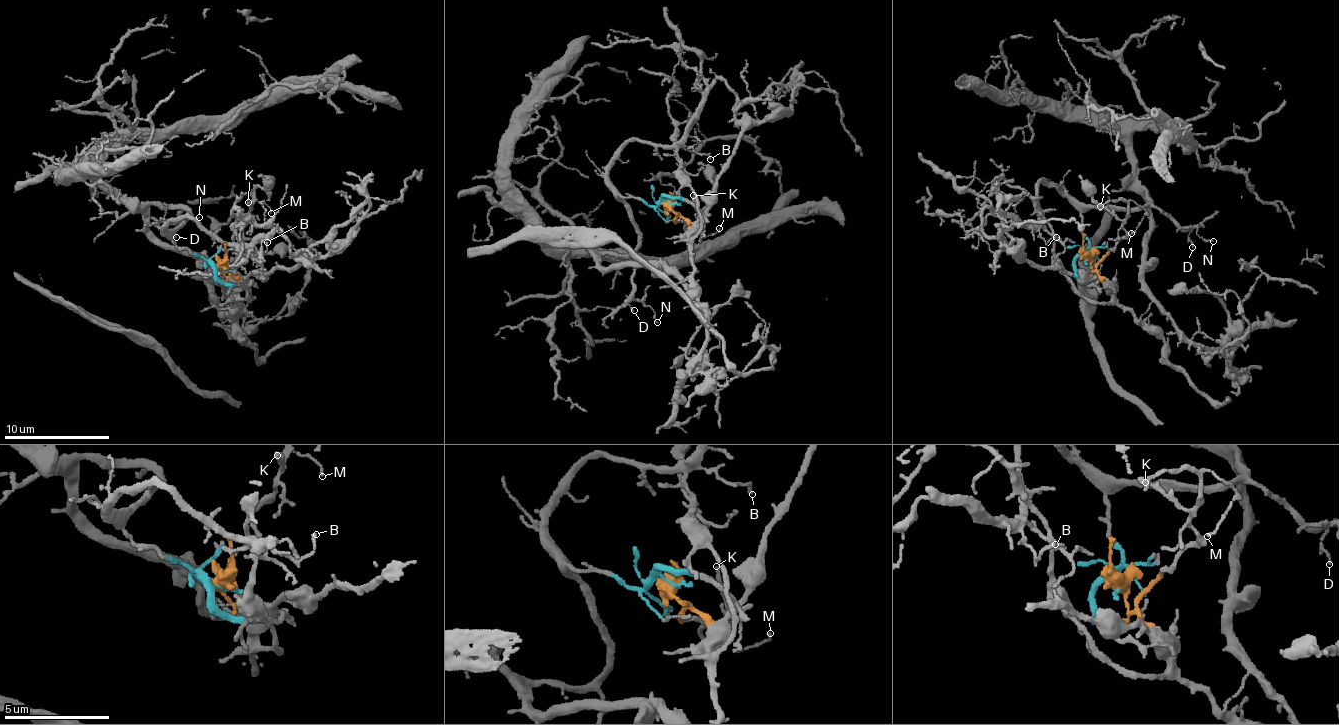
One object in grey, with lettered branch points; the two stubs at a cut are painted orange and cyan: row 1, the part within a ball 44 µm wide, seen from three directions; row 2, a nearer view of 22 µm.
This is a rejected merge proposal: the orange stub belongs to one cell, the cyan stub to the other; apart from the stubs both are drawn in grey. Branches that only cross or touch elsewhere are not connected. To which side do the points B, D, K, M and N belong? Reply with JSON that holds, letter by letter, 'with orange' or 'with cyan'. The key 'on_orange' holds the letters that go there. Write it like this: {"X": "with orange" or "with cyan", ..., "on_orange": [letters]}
{"B": "with cyan", "D": "with cyan", "K": "with orange", "M": "with orange", "N": "with cyan", "on_orange": ["K", "M"]}

